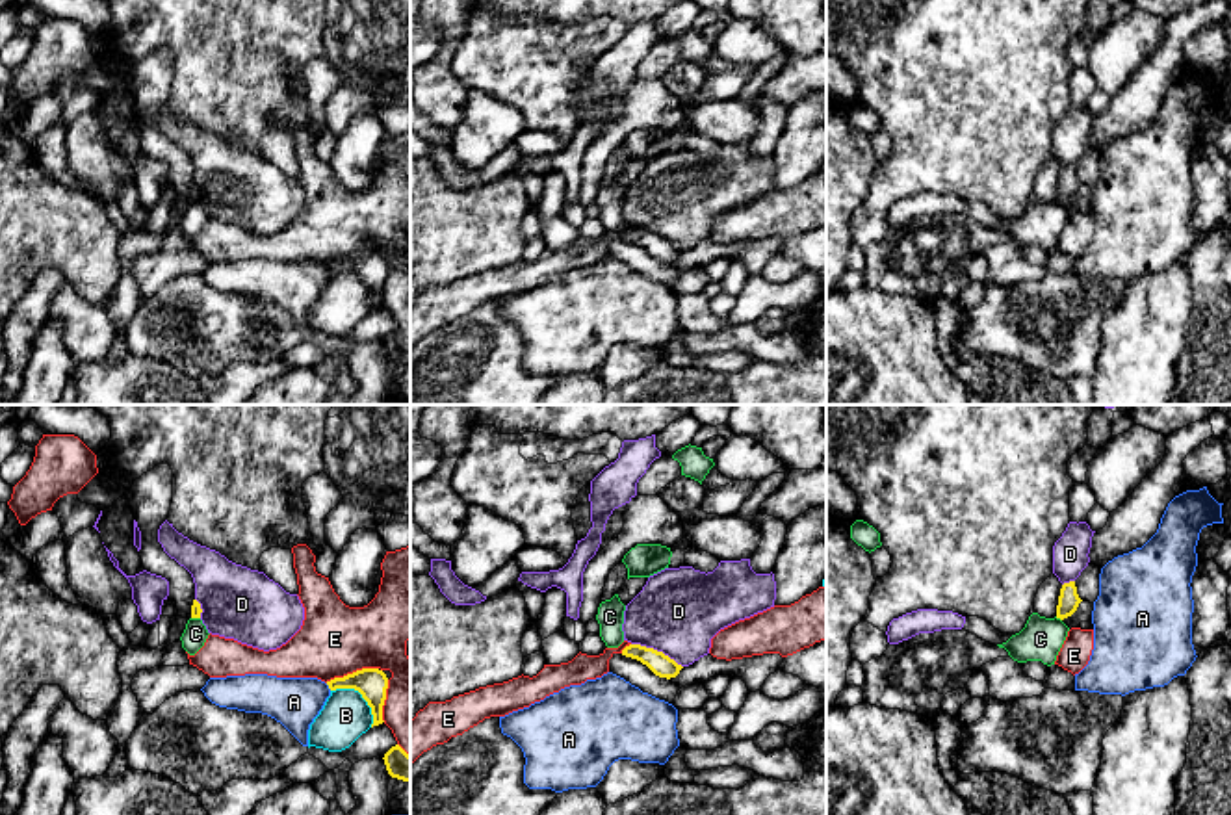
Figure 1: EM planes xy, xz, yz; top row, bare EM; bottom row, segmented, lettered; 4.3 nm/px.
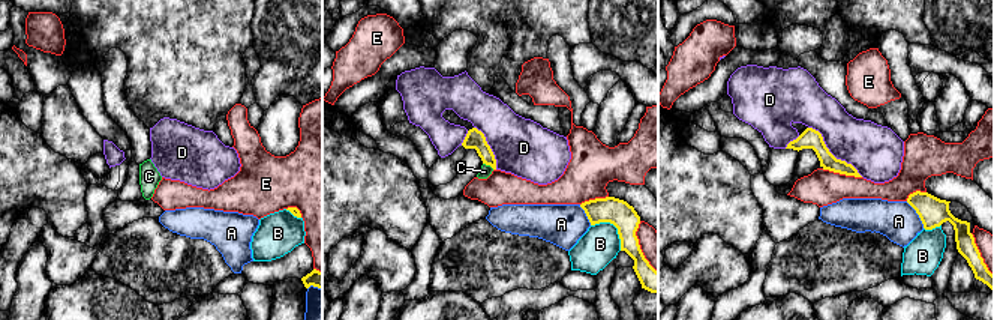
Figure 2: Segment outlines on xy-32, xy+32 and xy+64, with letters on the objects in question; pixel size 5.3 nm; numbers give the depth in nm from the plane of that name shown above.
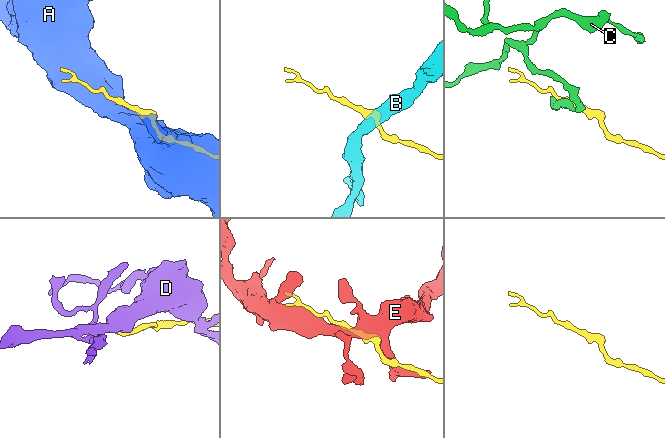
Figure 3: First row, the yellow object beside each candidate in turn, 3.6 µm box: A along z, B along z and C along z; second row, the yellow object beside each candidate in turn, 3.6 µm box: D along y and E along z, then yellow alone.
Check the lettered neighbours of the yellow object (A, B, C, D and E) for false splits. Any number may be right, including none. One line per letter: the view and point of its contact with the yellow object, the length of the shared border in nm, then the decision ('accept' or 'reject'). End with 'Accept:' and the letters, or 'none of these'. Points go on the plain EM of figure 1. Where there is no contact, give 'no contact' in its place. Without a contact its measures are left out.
A: meets yellow in xy at (329, 271); contact 40 nm long; reject
B: meets yellow in xy at (362, 281); contact 240 nm long; reject
C: meets yellow in yz at (1059, 201); contact 40 nm long; reject
D: meets yellow in xz at (656, 234); contact 240 nm long; reject
E: meets yellow in xy at (353, 257); contact 240 nm long; reject
Accept: none of these

